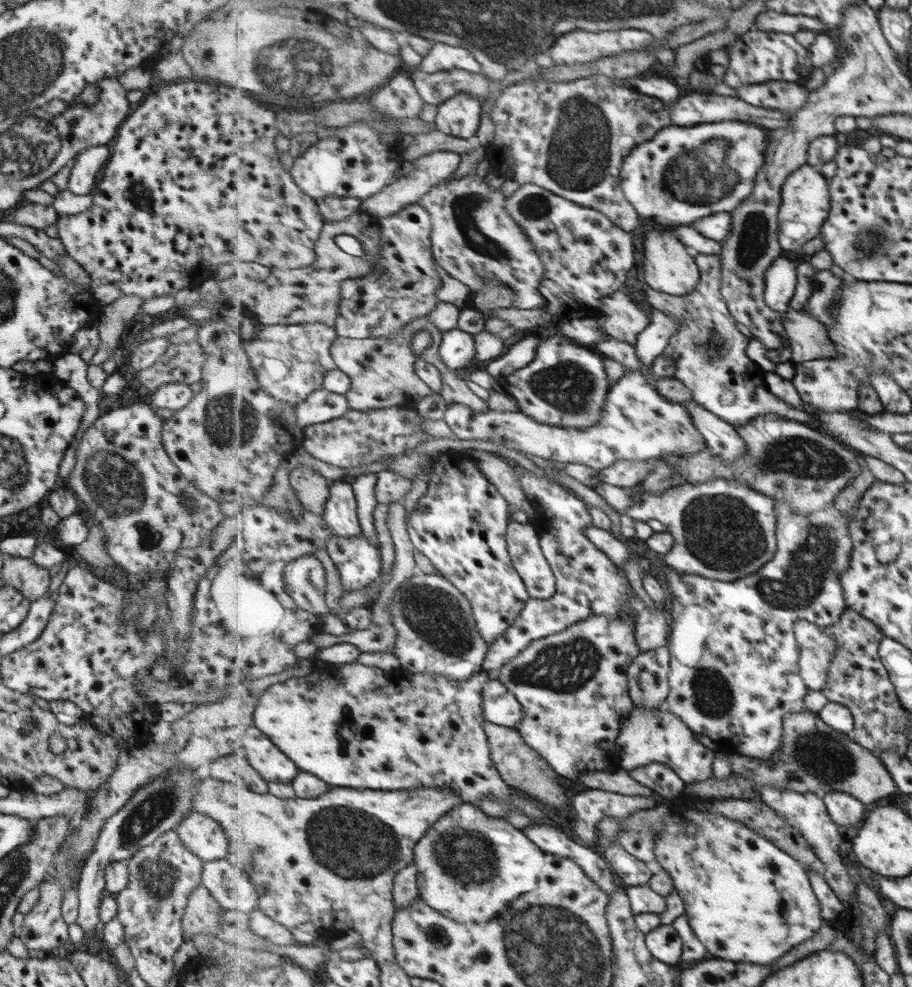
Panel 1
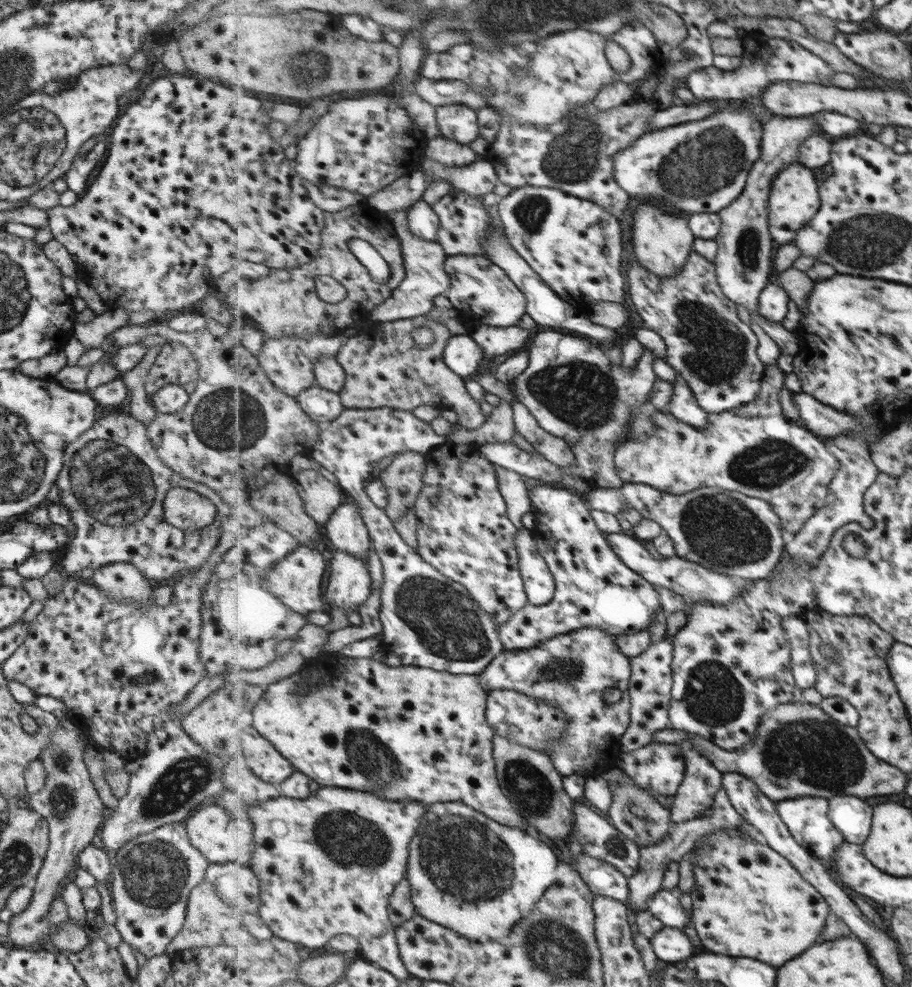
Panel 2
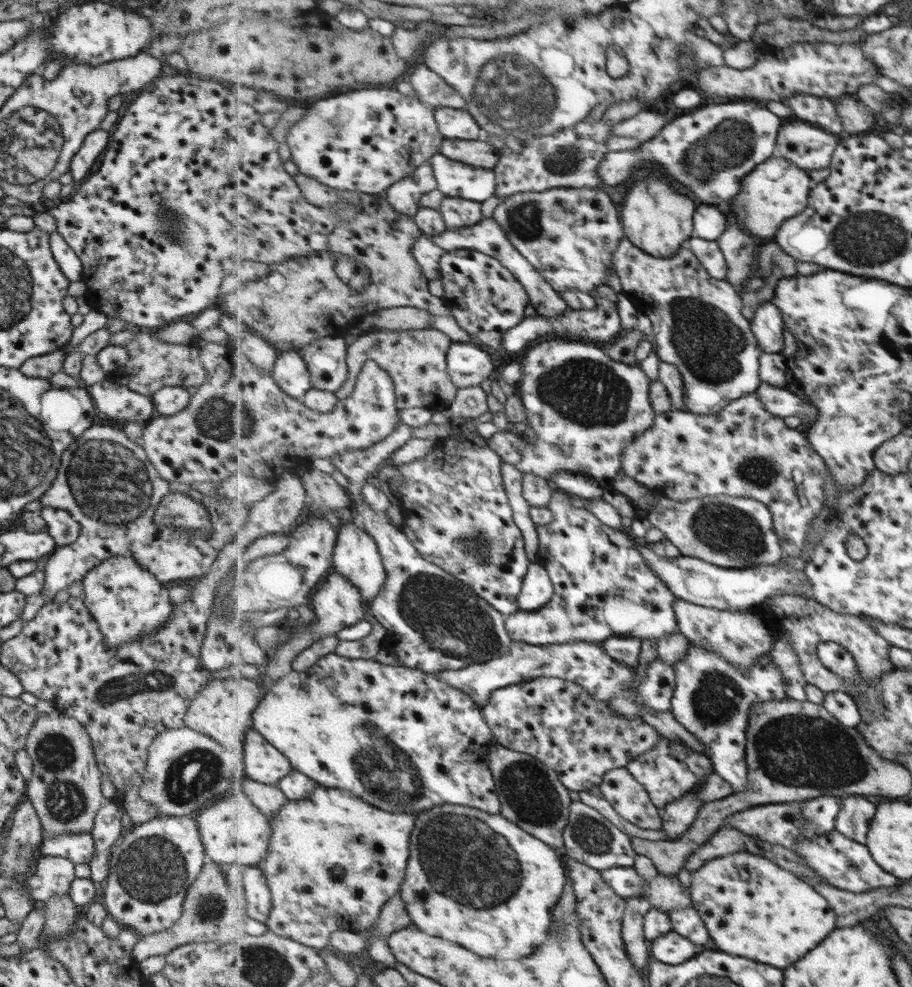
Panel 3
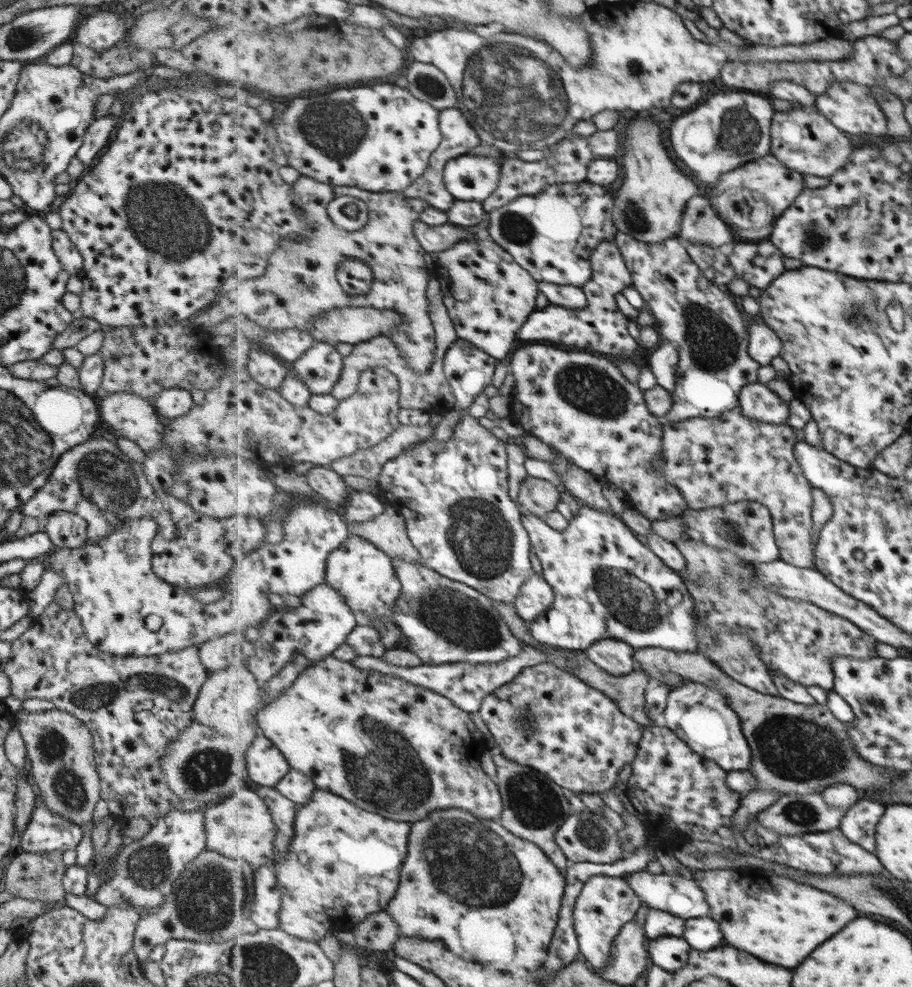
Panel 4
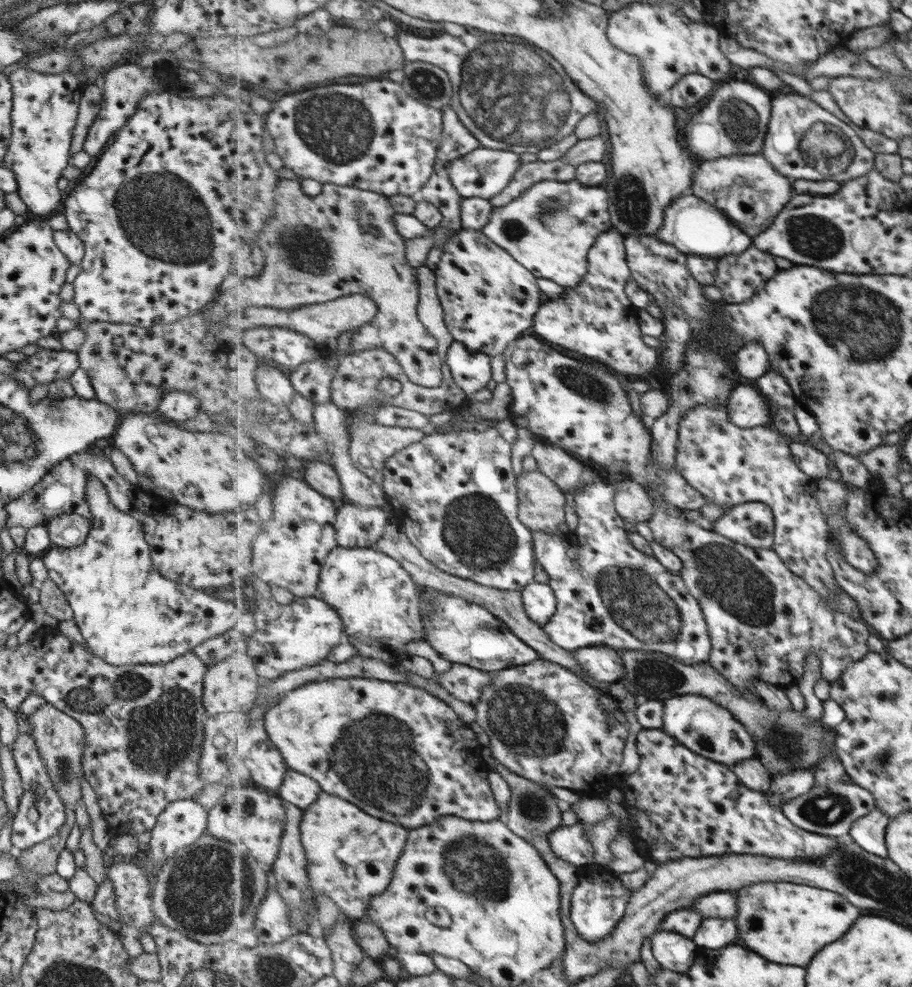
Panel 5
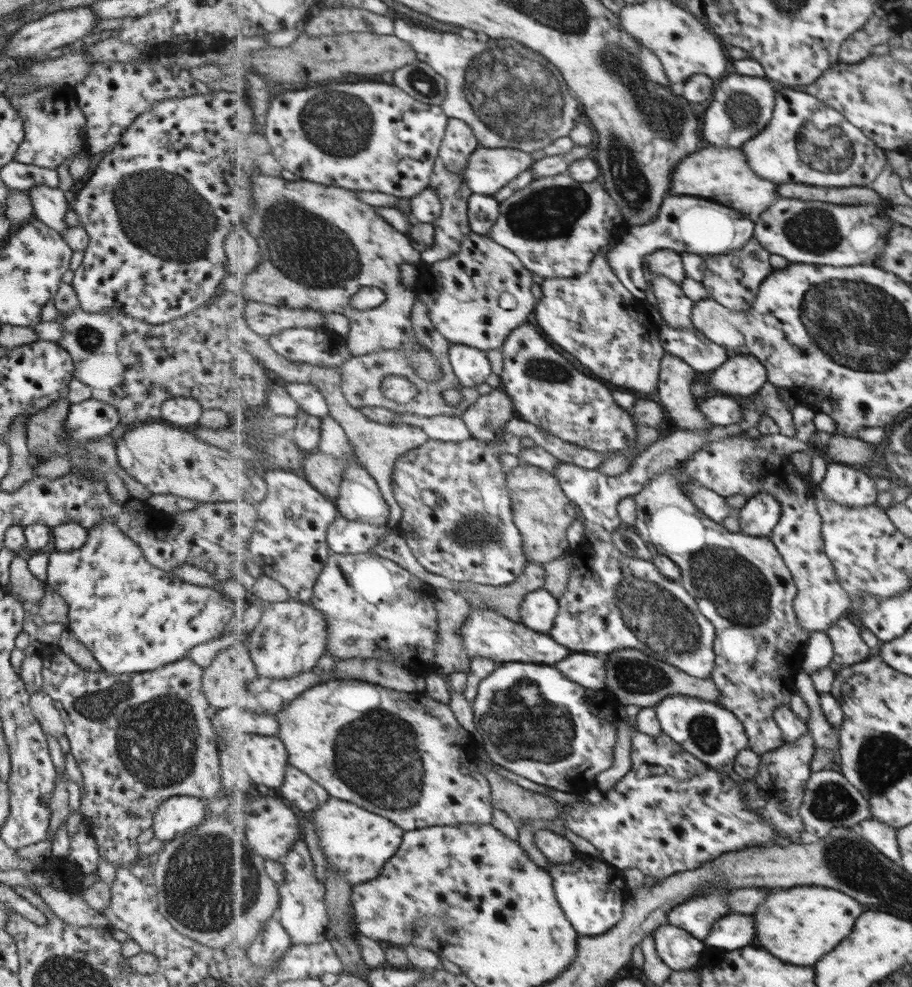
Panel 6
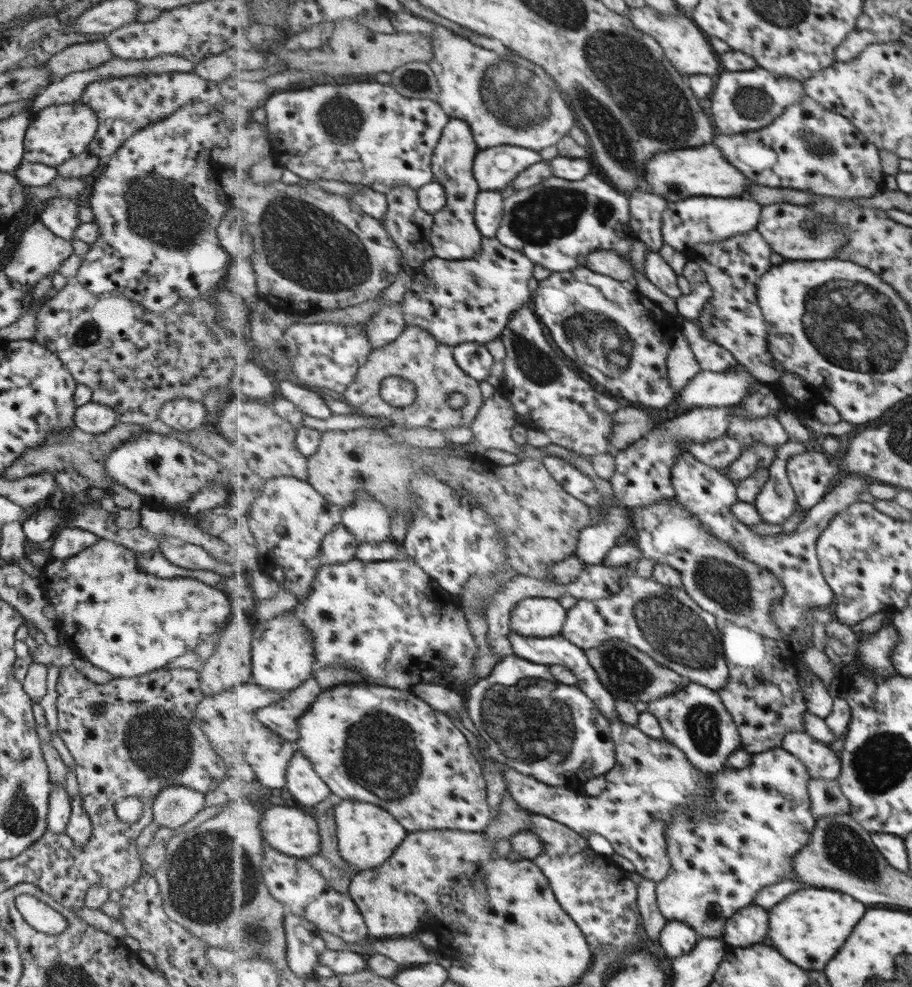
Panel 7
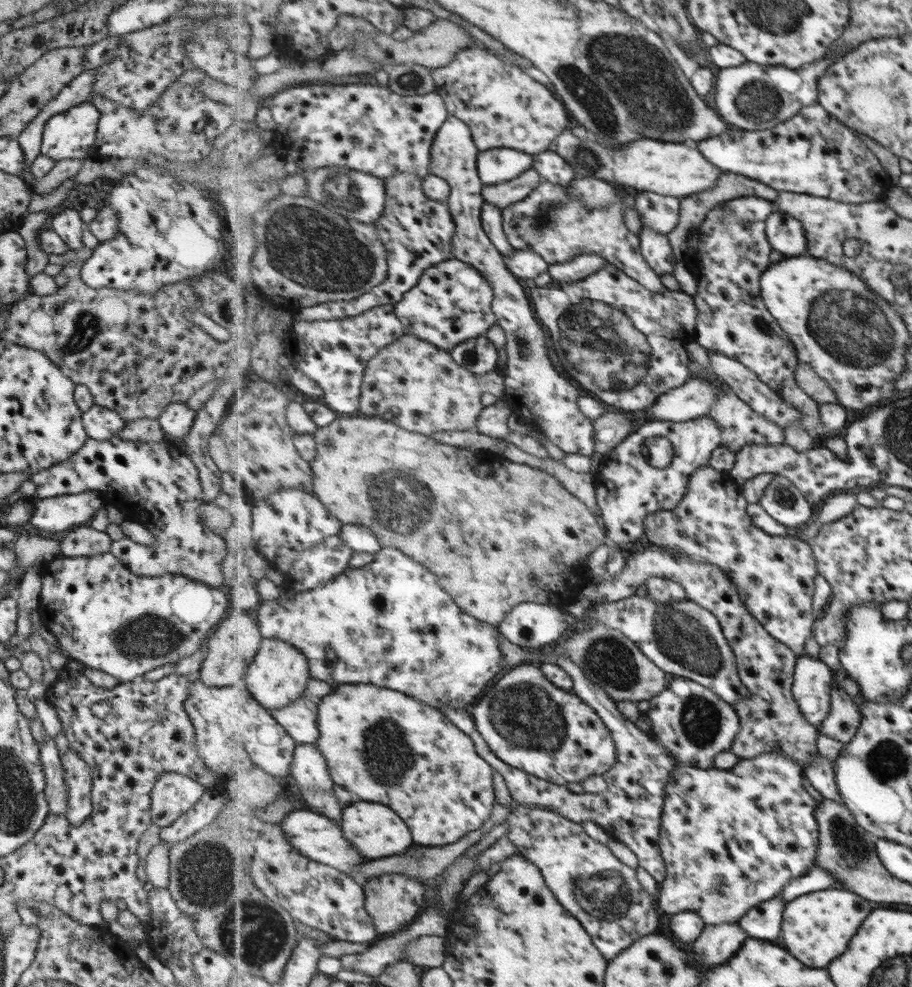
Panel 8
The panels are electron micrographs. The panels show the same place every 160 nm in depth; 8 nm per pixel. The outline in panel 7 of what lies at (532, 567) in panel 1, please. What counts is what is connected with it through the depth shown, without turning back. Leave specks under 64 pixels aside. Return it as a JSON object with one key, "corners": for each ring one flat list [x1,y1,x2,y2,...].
{"corners":[[533,597,517,604,510,623,523,636,551,637,562,634,567,619,568,610,559,599]]}

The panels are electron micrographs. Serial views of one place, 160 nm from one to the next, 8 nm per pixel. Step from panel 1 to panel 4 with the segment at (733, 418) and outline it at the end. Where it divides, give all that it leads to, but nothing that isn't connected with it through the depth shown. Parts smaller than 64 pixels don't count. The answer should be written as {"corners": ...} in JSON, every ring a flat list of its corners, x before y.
{"corners":[[619,232,615,241,632,272,633,286,646,300,656,319,655,327,661,339,673,342,679,350,677,388,672,393,673,406,662,418,663,424,682,422,693,417,715,417,740,406,740,396,749,384,763,382,760,365,749,353,749,321,739,305,739,299,704,275,703,269,692,259,687,245,677,237,663,243,641,242,629,233]]}

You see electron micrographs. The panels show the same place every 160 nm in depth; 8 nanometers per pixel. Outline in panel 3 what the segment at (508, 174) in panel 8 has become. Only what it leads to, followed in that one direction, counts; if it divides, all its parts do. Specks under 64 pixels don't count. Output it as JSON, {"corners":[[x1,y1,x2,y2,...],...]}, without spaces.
{"corners":[[440,152,430,160,438,182,438,190,447,197,461,197,478,203,496,195,496,172,451,160]]}

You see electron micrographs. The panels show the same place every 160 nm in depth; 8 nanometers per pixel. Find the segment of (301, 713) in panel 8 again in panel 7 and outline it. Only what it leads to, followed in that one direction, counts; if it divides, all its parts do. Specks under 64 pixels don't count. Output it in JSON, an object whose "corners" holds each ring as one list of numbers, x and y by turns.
{"corners":[[313,676,295,691,290,691,287,698,259,709,256,717,277,734,296,742,300,739,299,719,323,691,319,681]]}

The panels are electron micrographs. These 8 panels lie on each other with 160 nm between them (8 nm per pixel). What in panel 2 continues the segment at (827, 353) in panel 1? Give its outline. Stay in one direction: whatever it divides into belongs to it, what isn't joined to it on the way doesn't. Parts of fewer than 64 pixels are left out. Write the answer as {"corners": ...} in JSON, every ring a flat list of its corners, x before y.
{"corners":[[793,266,785,272,776,274,776,277,775,273,771,274,767,282,784,287,791,299,797,304,799,310,801,310,801,316,807,316,806,304,816,283,807,272,797,270]]}

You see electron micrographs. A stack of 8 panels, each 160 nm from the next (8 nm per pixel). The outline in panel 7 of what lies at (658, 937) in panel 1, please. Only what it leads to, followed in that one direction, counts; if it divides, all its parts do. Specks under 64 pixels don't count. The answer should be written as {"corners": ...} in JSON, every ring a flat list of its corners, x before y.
{"corners":[[669,921,664,927,660,937,660,946,665,955,672,960,689,954,701,938,686,922]]}

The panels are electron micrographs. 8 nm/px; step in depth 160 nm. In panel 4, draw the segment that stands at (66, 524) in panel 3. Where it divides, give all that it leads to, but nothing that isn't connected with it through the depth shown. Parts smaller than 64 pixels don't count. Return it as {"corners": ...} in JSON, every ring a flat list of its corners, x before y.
{"corners":[[55,511,42,520,41,530,55,548,80,547,86,540,86,522,72,512]]}

